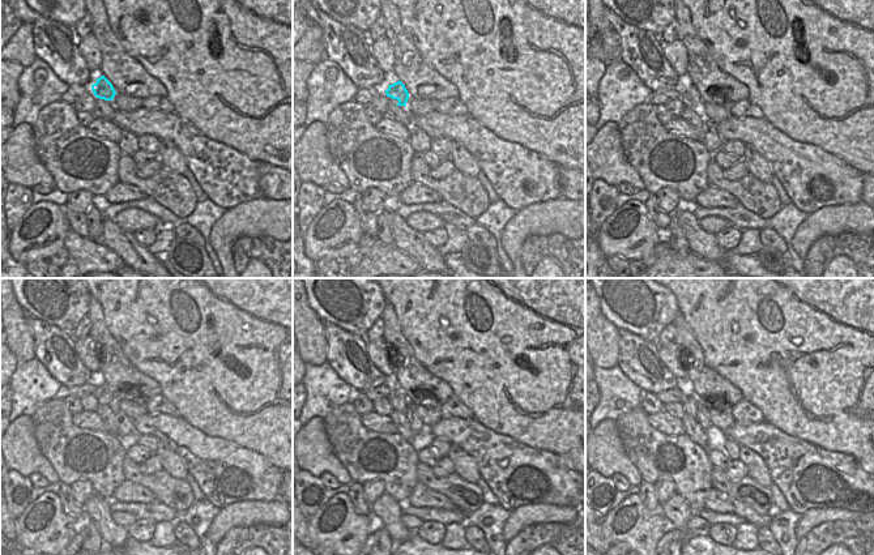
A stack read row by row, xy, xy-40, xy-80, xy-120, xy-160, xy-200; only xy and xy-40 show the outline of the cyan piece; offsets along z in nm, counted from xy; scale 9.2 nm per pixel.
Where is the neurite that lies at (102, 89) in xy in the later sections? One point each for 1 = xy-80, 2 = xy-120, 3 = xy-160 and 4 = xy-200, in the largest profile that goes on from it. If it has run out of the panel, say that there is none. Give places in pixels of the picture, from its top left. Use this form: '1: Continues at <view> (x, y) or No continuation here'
1: Continues at xy-80 (691, 93)
2: Continues at xy-120 (109, 398)
3: Continues at xy-160 (397, 401)
4: Continues at xy-200 (690, 404)

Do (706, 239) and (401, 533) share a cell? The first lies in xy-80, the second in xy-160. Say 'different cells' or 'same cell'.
same cell

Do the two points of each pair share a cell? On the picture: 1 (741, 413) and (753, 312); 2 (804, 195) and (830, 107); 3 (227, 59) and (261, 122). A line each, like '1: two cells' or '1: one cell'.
1: two cells
2: two cells
3: one cell

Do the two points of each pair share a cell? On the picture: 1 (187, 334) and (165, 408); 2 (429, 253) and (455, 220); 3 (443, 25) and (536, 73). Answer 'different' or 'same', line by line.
1: different
2: different
3: same

